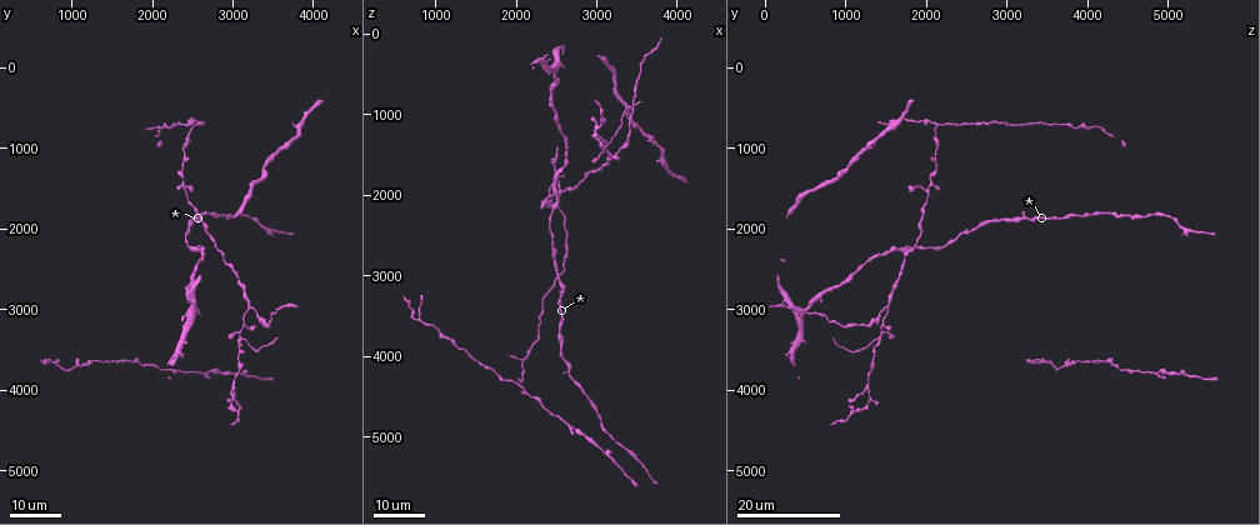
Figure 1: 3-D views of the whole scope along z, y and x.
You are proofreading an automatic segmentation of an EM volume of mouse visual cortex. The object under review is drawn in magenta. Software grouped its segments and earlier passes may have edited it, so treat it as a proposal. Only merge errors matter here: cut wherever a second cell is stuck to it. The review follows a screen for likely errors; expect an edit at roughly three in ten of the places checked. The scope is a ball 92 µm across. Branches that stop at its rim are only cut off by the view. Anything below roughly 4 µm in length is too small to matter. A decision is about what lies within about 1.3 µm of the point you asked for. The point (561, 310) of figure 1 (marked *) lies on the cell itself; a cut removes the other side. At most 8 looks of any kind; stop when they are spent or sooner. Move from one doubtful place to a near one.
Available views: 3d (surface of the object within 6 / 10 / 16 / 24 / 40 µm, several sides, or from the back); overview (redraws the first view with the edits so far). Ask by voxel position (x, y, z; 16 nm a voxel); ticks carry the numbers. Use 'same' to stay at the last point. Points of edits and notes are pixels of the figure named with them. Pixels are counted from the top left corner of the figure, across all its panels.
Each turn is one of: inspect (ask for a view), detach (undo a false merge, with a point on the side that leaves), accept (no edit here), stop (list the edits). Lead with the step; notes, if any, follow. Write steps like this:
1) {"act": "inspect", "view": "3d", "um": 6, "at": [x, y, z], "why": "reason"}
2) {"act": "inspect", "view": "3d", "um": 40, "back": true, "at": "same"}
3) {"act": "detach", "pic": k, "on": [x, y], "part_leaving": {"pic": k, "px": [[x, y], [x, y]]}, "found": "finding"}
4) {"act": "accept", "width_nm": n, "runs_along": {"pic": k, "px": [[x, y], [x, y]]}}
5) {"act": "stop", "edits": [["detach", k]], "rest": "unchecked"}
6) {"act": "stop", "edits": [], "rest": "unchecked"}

{"act": "inspect", "view": "3d", "um": 16, "at": [3100, 3800, 5250], "why": "arms part here"}

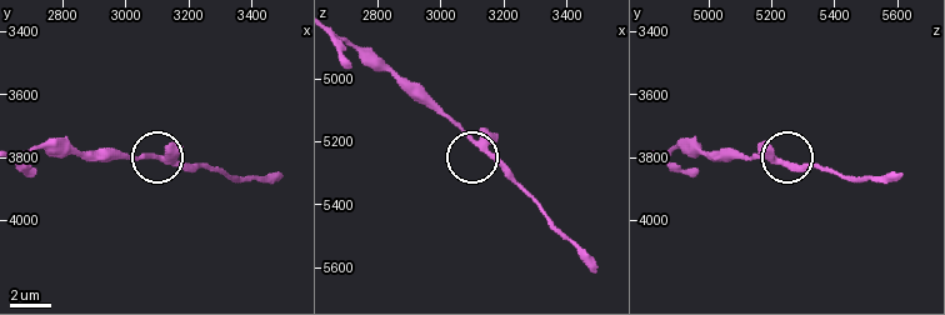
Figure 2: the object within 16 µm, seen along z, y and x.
{"act": "inspect", "view": "3d", "um": 6, "at": [3110, 3810, 5220], "why": "zoom in"}

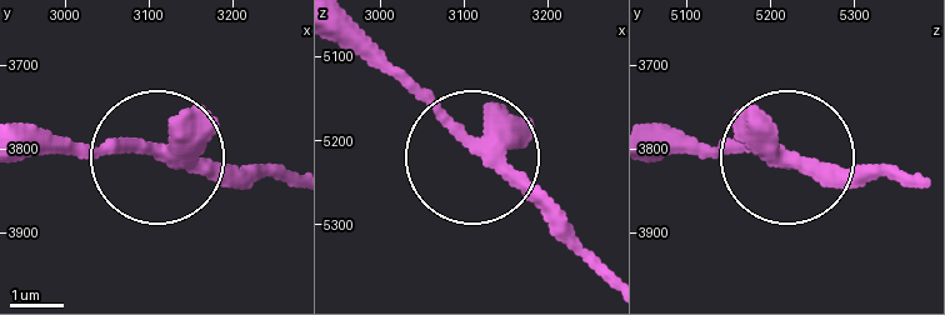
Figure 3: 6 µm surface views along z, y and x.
{"act": "accept", "found": "all the same cell"}

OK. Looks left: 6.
{"act": "inspect", "view": "3d", "um": 16, "at": [3150, 3400, 1400], "why": "three arms meet"}

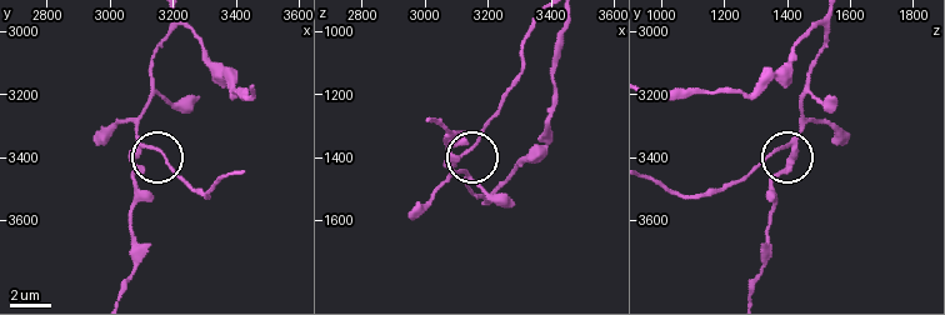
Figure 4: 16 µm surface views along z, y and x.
{"act": "inspect", "view": "3d", "um": 6, "at": [3120, 3370, 1390]}

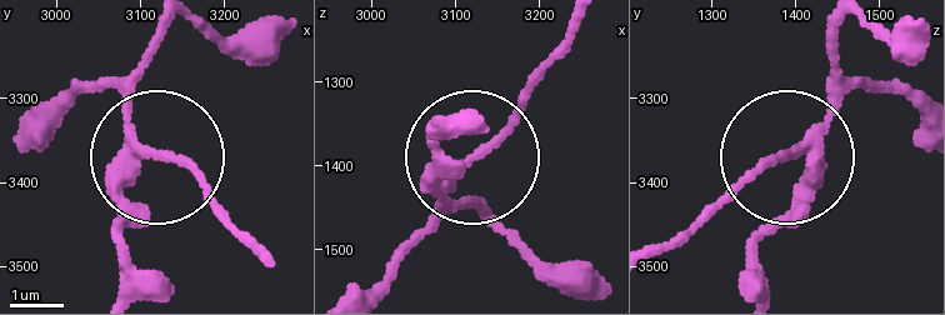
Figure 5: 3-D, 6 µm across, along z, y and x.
{"act": "detach", "pic": 5, "on": [188, 165], "width_nm": 230, "found": "a second cell is stuck on"}

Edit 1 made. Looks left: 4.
{"act": "inspect", "view": "3d", "um": 16, "at": [3250, 3000, 1500], "why": "three-way junction"}

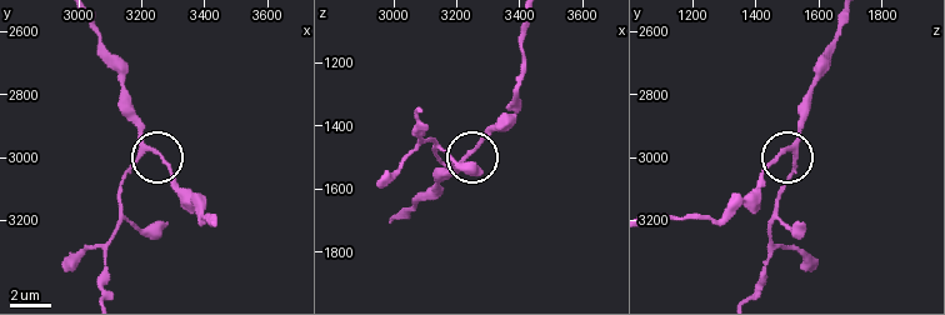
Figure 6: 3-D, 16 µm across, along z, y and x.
{"act": "inspect", "view": "3d", "um": 6, "at": [3220, 2970, 1510]}

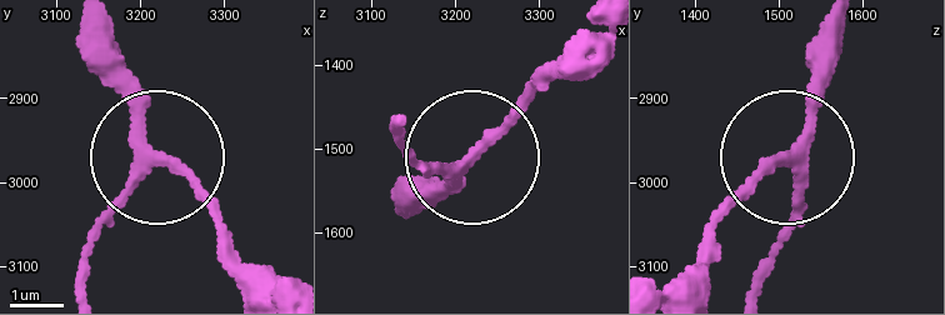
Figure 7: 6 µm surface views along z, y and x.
{"act": "accept", "width_nm": 220, "found": "continuous, no second cell"}

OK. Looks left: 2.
{"act": "inspect", "view": "3d", "um": 16, "at": [3450, 2050, 5250]}

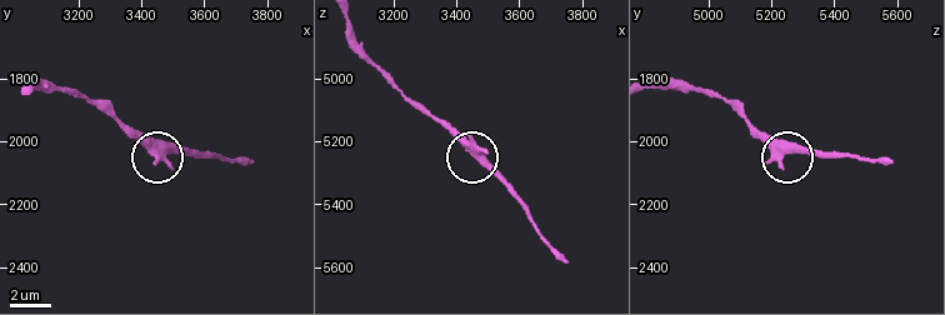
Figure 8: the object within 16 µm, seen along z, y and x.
{"act": "inspect", "view": "3d", "um": 6, "at": [3470, 2040, 5230]}

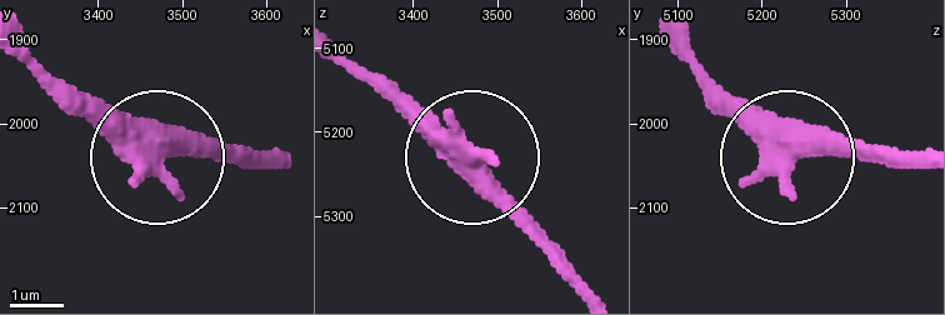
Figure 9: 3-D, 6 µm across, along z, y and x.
{"act": "accept", "arms": 3, "runs_along": {"pic": 9, "px": [[669, 43], [790, 146], [920, 150]]}, "found": "all the same cell"}

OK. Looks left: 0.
{"act": "stop", "edits": [["detach", 5]], "rest": "unchecked"}

